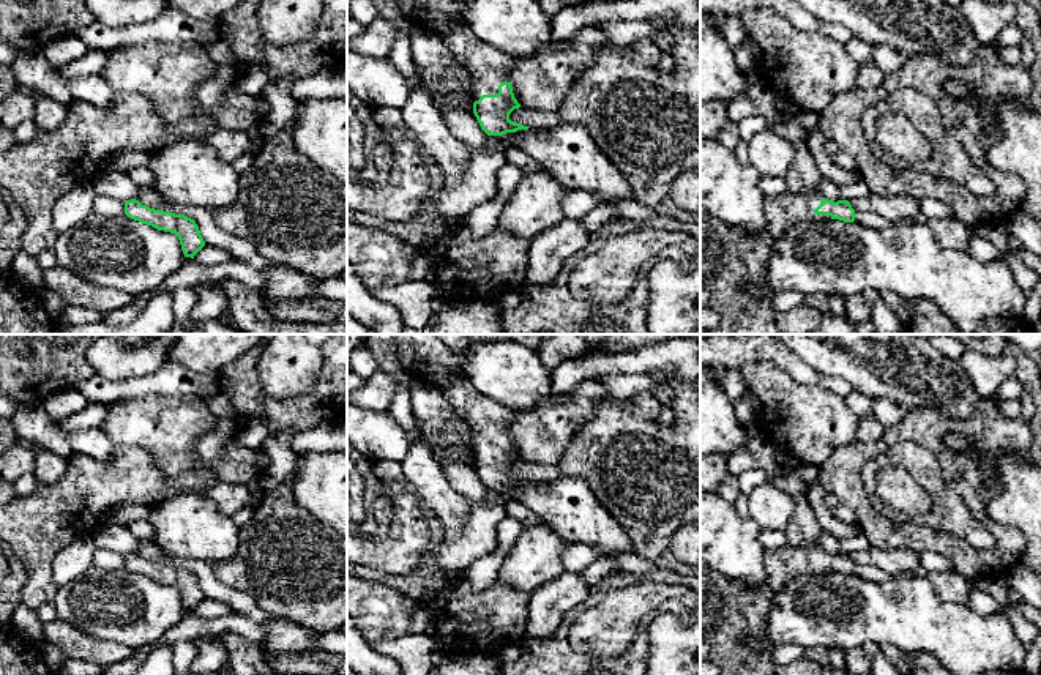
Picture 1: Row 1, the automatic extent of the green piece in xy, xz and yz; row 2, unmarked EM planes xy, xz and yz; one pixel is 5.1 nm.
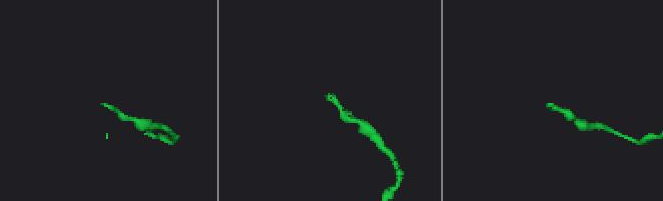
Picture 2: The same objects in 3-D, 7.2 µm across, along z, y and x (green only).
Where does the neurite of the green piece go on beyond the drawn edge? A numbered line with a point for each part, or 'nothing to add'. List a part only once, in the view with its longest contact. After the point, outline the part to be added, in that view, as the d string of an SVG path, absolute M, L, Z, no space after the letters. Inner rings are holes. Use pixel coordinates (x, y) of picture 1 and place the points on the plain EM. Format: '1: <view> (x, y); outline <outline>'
1: xz (486, 420); outline M457 380L453 386L440 386L438 391L445 402L464 416L473 454L483 448L497 448L498 438L509 435L516 412L486 397L470 382Z

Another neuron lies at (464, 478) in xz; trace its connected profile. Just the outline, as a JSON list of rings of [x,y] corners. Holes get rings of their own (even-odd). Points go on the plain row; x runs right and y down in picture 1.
[[[443,446],[438,448],[438,453],[442,456],[442,468],[450,484],[462,495],[484,503],[487,487],[481,483],[476,470],[451,457]]]

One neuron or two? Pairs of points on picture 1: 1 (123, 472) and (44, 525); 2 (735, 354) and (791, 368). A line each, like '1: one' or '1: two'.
1: one
2: one

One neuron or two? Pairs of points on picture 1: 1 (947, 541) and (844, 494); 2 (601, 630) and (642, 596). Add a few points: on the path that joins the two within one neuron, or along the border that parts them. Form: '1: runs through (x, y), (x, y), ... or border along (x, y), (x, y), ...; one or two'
1: runs through (921, 538), (885, 533), (869, 518); one
2: runs through (611, 625), (633, 606); one

